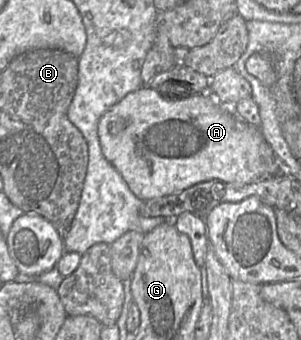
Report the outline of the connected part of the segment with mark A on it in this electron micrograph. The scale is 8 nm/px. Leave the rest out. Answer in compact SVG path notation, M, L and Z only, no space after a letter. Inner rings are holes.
M142 86L103 114L98 124L98 136L104 157L142 201L169 196L209 180L244 186L285 172L260 127L239 118L234 110L221 105L210 92L170 99L149 86Z

